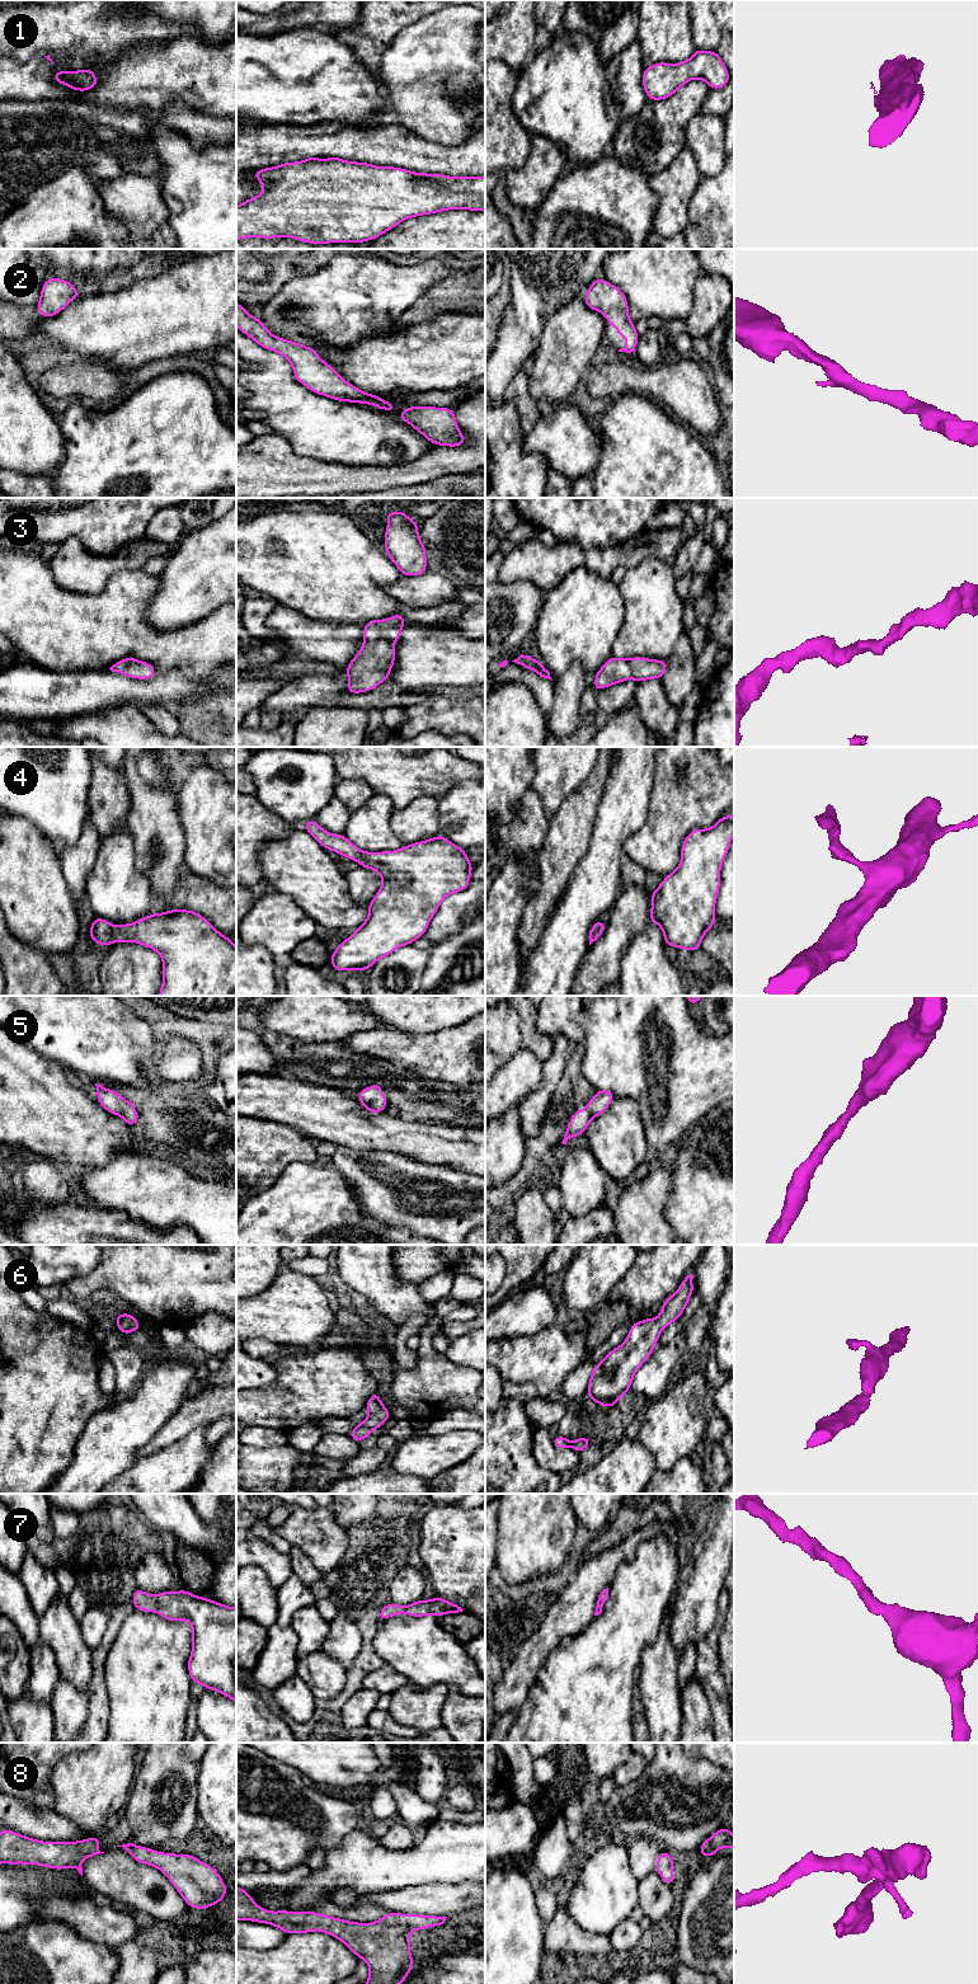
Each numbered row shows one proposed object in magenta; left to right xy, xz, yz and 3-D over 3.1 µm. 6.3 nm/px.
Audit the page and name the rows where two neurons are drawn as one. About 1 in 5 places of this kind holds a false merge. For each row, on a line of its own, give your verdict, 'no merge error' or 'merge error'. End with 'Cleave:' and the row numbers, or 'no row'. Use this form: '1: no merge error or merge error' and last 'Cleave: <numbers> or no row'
1: merge error
2: no merge error
3: no merge error
4: no merge error
5: no merge error
6: no merge error
7: no merge error
8: no merge error
Cleave: 1

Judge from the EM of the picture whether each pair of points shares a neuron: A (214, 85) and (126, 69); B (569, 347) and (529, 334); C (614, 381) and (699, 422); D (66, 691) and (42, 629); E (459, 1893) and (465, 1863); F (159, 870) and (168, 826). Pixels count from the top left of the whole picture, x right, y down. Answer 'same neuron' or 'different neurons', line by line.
A: same neuron
B: different neurons
C: same neuron
D: different neurons
E: different neurons
F: same neuron

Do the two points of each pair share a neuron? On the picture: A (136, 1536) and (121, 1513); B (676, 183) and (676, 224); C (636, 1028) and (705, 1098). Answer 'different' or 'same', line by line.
A: same
B: same
C: same

